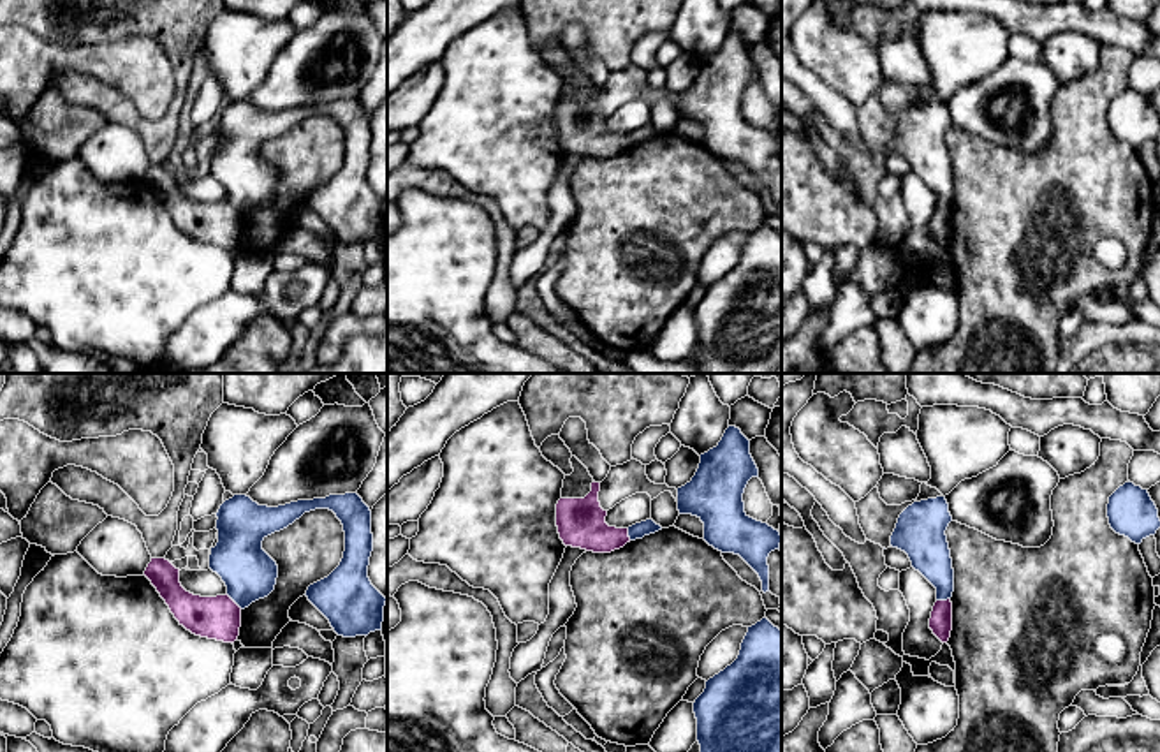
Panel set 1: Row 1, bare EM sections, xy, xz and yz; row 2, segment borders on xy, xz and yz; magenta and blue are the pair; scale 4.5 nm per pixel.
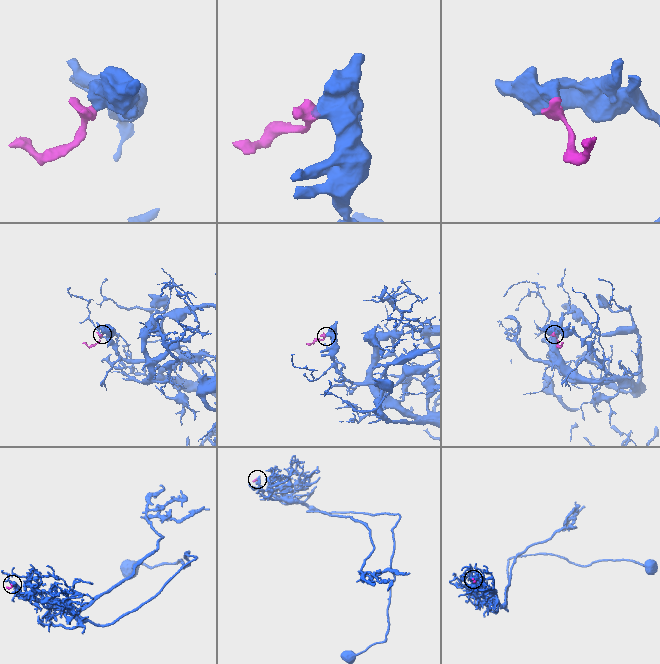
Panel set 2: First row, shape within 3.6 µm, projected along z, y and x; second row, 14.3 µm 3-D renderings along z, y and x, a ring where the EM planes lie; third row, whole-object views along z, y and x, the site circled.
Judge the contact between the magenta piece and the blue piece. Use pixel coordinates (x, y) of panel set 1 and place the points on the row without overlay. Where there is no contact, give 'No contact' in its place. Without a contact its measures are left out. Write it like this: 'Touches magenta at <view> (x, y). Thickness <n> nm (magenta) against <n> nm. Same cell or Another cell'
Touches magenta at xy (233, 206). Thickness 190 nm (magenta) against 240 nm. Another cell

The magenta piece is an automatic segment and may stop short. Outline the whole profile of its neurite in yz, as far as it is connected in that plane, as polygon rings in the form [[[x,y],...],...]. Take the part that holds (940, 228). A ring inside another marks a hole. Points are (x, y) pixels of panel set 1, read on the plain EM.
[[[951,204],[935,208],[931,224],[929,224],[929,234],[942,248],[949,247],[951,236],[952,236],[952,208],[951,208]]]

